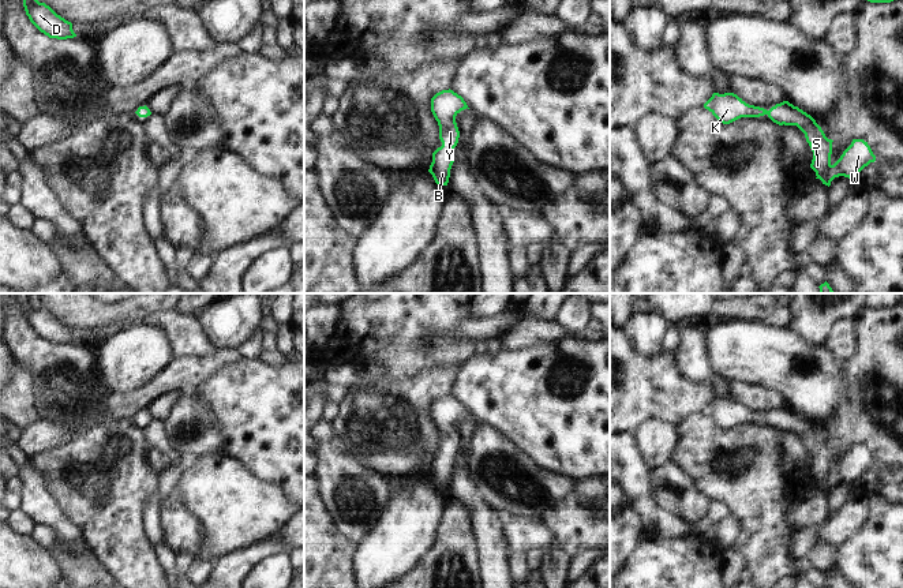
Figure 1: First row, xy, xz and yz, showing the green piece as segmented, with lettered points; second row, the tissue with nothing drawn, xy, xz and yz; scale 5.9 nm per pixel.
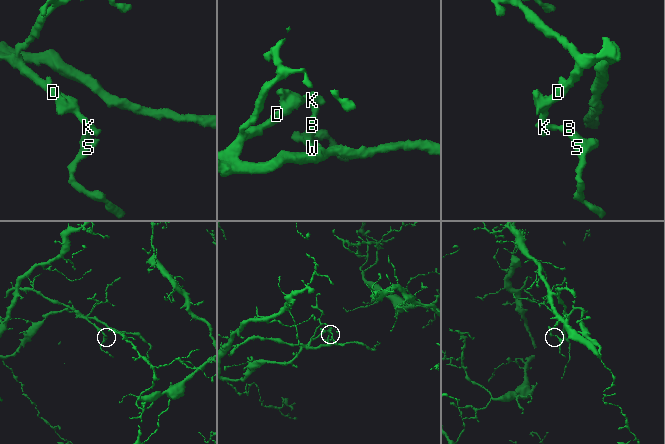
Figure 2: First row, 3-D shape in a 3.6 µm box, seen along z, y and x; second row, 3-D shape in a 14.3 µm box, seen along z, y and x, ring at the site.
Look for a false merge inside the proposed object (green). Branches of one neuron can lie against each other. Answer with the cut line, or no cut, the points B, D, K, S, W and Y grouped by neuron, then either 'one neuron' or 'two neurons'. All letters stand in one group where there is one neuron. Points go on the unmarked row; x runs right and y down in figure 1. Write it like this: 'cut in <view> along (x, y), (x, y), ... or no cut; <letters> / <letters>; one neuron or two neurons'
no cut; B D K S W Y; one neuron

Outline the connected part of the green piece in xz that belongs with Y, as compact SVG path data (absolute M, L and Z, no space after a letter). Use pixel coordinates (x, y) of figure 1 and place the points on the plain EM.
M442 396L431 404L431 417L439 431L442 452L432 458L428 477L438 491L447 491L450 475L454 468L454 453L458 449L460 437L456 422L468 411L461 401L453 396Z

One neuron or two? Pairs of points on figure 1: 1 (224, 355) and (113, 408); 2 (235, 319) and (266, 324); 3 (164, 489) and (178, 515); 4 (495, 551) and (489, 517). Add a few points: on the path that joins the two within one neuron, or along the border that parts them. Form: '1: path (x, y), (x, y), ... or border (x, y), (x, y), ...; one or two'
1: path (197, 369), (168, 379), (141, 397); one
2: border (262, 317), (258, 326); two
3: border (172, 489), (161, 504); two
4: path (493, 543), (489, 535), (489, 525); one

